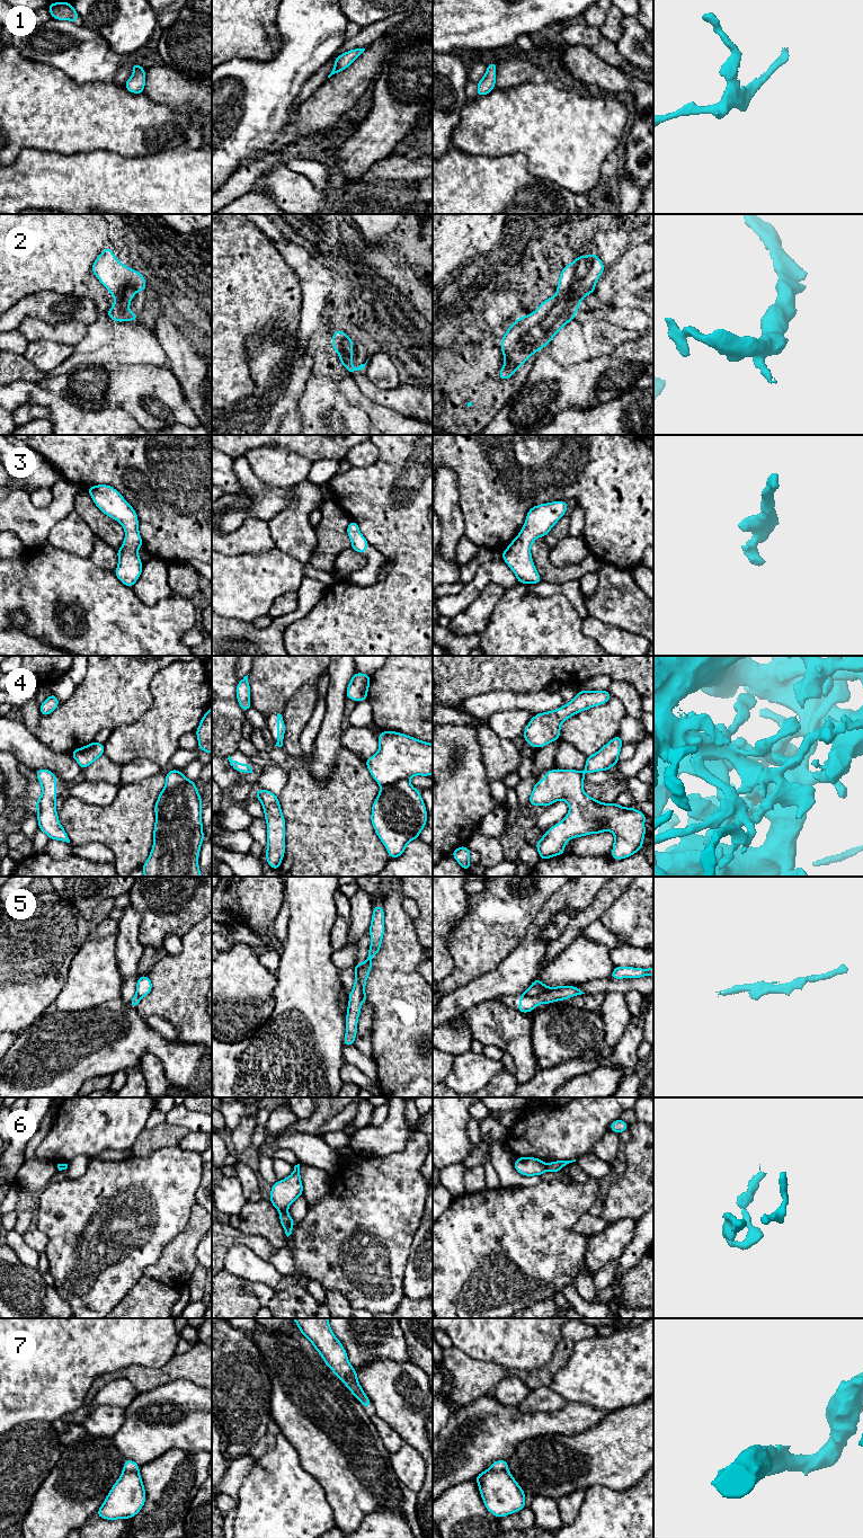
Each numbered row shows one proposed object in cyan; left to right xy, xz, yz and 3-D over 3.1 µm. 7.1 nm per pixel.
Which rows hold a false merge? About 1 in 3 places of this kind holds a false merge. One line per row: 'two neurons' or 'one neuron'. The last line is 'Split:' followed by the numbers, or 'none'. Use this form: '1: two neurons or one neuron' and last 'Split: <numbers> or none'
1: one neuron
2: one neuron
3: one neuron
4: one neuron
5: two neurons
6: two neurons
7: two neurons
Split: 5, 6, 7

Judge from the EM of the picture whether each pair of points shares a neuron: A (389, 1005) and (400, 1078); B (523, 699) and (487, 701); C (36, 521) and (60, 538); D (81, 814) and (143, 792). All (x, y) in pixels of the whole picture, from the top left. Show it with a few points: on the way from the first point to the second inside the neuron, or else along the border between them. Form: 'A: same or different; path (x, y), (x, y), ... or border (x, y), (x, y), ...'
A: same; path (400, 1023), (400, 1060)
B: same; path (514, 701), (496, 701)
C: different; border (70, 514), (52, 527), (46, 542)
D: same; path (97, 814), (122, 814), (127, 808)

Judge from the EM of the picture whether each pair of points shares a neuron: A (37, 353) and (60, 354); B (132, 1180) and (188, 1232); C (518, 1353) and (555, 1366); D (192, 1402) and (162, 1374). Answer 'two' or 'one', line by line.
A: one
B: two
C: two
D: two

